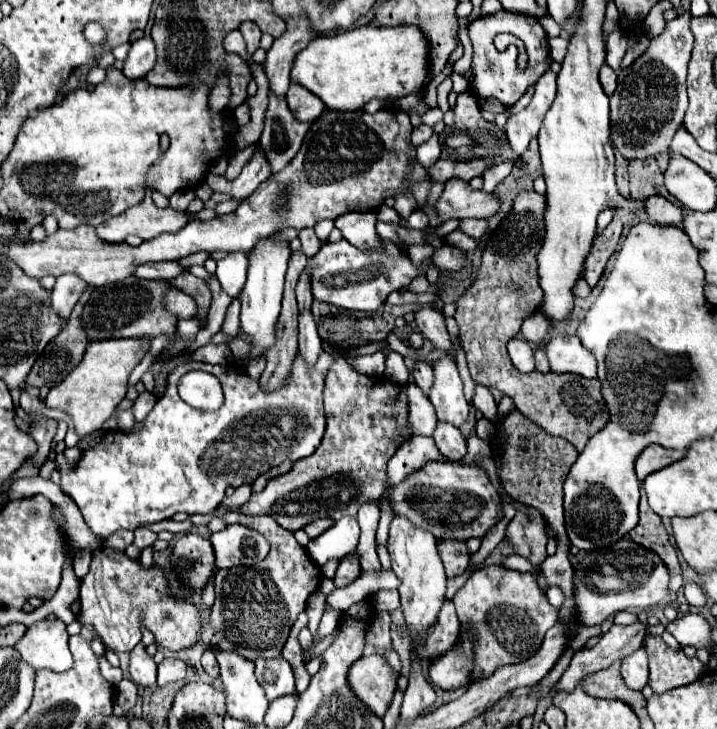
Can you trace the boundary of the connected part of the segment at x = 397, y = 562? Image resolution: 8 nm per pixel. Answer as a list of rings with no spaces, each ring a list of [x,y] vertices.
[[[394,516],[390,524],[390,534],[388,534],[388,552],[392,558],[392,570],[394,574],[402,580],[398,592],[402,600],[402,610],[406,618],[406,626],[412,632],[412,638],[416,634],[424,634],[432,622],[436,622],[438,610],[444,602],[444,592],[446,592],[446,574],[444,566],[440,562],[438,554],[438,540],[434,534],[428,534],[428,530],[420,530],[418,526],[412,526],[408,518]]]

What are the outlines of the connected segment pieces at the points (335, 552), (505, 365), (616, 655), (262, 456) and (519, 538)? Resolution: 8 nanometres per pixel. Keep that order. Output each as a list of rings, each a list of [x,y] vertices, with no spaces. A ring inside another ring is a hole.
[[[344,516],[334,526],[330,526],[324,534],[310,540],[306,550],[308,550],[310,558],[318,566],[322,566],[330,558],[340,560],[340,558],[348,556],[348,552],[356,552],[358,536],[360,536],[360,526],[358,526],[356,518]]]
[[[520,192],[518,194],[508,216],[502,220],[502,224],[492,234],[488,234],[478,276],[474,278],[470,288],[466,288],[466,292],[456,300],[454,320],[460,326],[458,340],[466,352],[468,370],[470,370],[472,380],[478,384],[484,384],[488,388],[492,386],[492,388],[500,390],[502,394],[510,396],[514,400],[516,408],[522,414],[526,414],[534,424],[542,426],[548,434],[566,438],[568,442],[572,442],[576,446],[578,452],[582,452],[588,438],[592,434],[596,434],[608,422],[608,412],[606,412],[606,406],[604,406],[604,400],[600,394],[600,382],[582,378],[578,374],[552,374],[551,371],[543,374],[534,370],[530,374],[522,374],[512,366],[512,362],[508,358],[508,350],[506,350],[508,342],[514,336],[518,336],[524,318],[534,316],[536,310],[540,310],[542,300],[544,300],[544,292],[538,284],[538,262],[536,262],[538,252],[542,248],[542,240],[544,240],[544,210],[546,210],[546,196],[536,194],[536,192]]]
[[[636,620],[628,626],[612,624],[612,628],[600,638],[600,642],[592,648],[582,648],[574,654],[568,670],[562,674],[560,682],[554,686],[556,690],[572,690],[582,676],[608,668],[612,662],[622,660],[644,644],[646,626]]]
[[[324,352],[312,370],[300,360],[294,362],[292,376],[288,378],[286,388],[266,394],[260,390],[258,382],[252,380],[244,370],[232,366],[212,366],[204,362],[188,362],[168,374],[166,390],[156,402],[154,410],[144,418],[142,430],[138,434],[110,432],[96,446],[82,452],[76,466],[70,470],[60,470],[62,492],[74,500],[83,517],[88,521],[90,530],[98,538],[110,538],[118,530],[136,530],[140,524],[152,524],[172,518],[176,512],[188,514],[206,514],[214,512],[228,486],[252,484],[260,474],[282,464],[286,458],[296,462],[314,454],[324,436],[324,406],[322,406],[322,388],[326,372],[332,364],[332,356]],[[190,370],[208,370],[212,372],[224,388],[224,406],[216,412],[202,412],[192,406],[186,406],[178,396],[178,380]]]
[[[530,508],[528,514],[516,512],[516,516],[510,520],[506,528],[506,540],[512,544],[518,556],[530,560],[530,564],[536,568],[532,576],[538,578],[540,562],[544,562],[546,558],[546,540],[548,540],[542,516],[534,508]]]

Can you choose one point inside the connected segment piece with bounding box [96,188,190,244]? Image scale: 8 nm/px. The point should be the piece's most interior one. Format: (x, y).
(145, 220)

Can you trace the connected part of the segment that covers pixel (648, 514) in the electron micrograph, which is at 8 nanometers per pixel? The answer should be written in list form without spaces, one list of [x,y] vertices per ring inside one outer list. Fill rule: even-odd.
[[[644,494],[640,498],[640,522],[630,532],[630,538],[636,544],[642,544],[642,546],[654,550],[664,560],[664,564],[668,566],[668,570],[672,574],[680,572],[680,564],[678,564],[678,558],[676,558],[676,550],[672,548],[672,544],[668,540],[668,534],[666,534],[666,530],[662,526],[662,520],[650,510]]]

